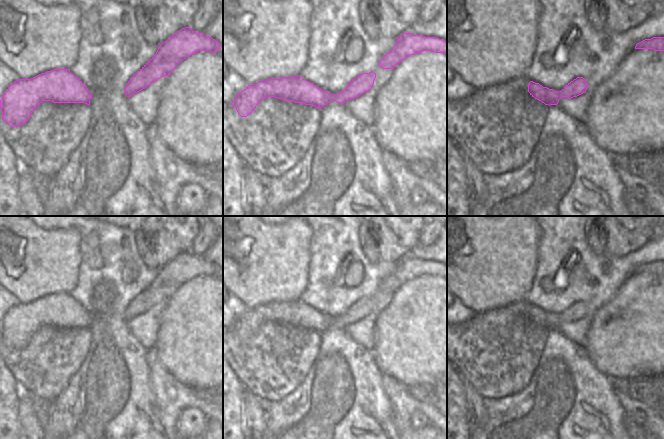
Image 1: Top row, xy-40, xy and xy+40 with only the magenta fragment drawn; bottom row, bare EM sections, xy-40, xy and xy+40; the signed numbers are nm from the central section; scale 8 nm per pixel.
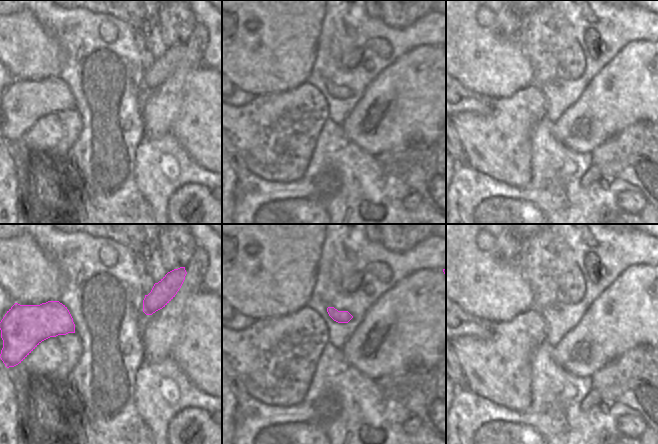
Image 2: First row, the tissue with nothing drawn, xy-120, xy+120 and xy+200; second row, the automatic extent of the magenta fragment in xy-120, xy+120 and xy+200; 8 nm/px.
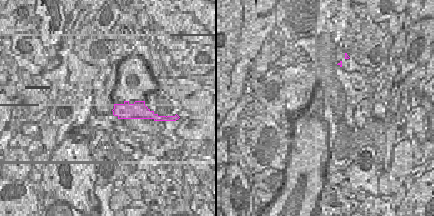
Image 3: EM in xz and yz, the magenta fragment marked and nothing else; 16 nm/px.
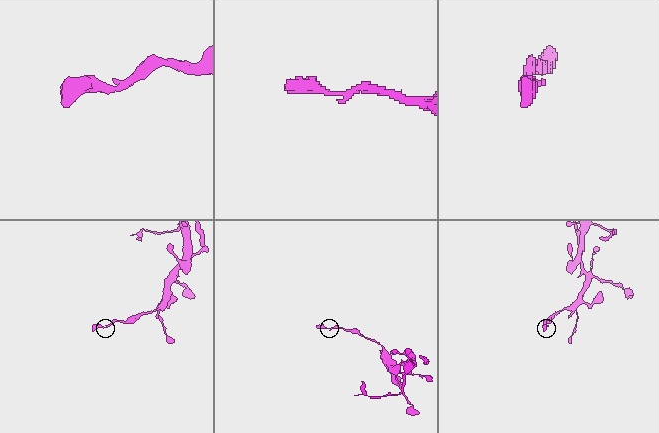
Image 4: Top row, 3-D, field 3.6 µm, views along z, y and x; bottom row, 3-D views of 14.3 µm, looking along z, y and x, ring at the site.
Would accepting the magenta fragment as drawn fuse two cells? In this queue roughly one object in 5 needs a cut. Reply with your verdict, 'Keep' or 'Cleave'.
Keep

